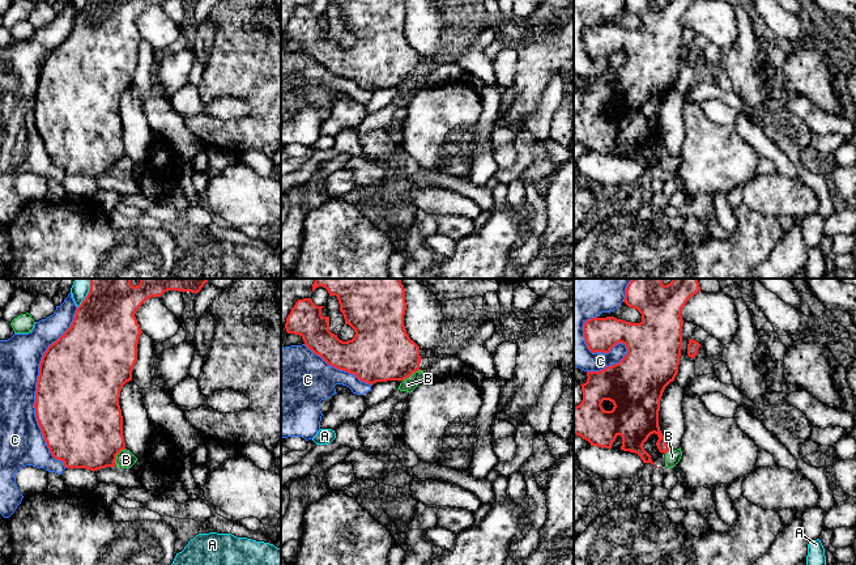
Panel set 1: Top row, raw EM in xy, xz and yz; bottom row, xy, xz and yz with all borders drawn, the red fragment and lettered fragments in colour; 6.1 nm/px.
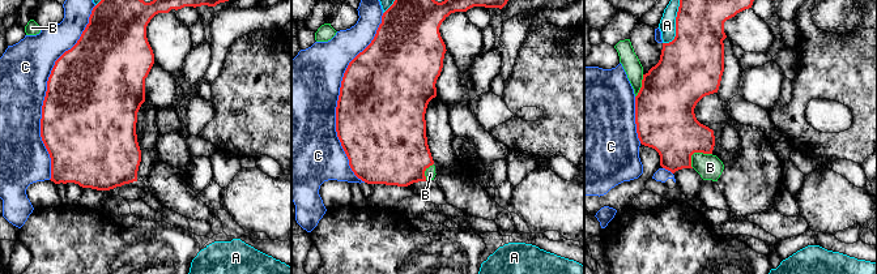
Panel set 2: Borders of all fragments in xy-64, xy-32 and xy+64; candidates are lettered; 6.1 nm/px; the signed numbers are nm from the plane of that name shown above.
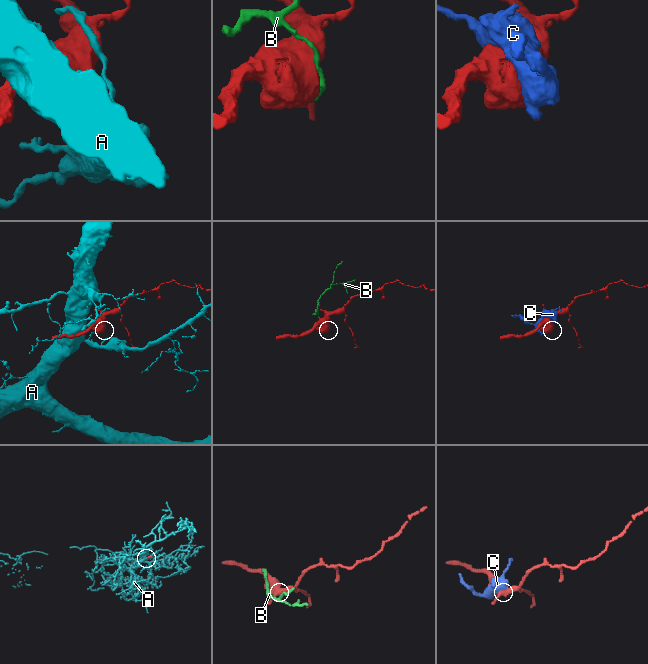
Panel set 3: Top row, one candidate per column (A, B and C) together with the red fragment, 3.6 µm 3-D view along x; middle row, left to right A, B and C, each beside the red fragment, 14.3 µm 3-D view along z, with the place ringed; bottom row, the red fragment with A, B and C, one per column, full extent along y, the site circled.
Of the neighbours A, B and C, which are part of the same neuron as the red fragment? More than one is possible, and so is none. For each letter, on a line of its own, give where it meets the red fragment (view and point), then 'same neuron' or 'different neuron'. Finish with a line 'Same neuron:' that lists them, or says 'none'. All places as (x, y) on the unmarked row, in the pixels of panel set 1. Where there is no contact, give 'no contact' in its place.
A: meets red in xy at (82, 8); different neuron
B: meets red in xy at (116, 161); different neuron
C: meets red in xy at (37, 96); different neuron
Same neuron: none

